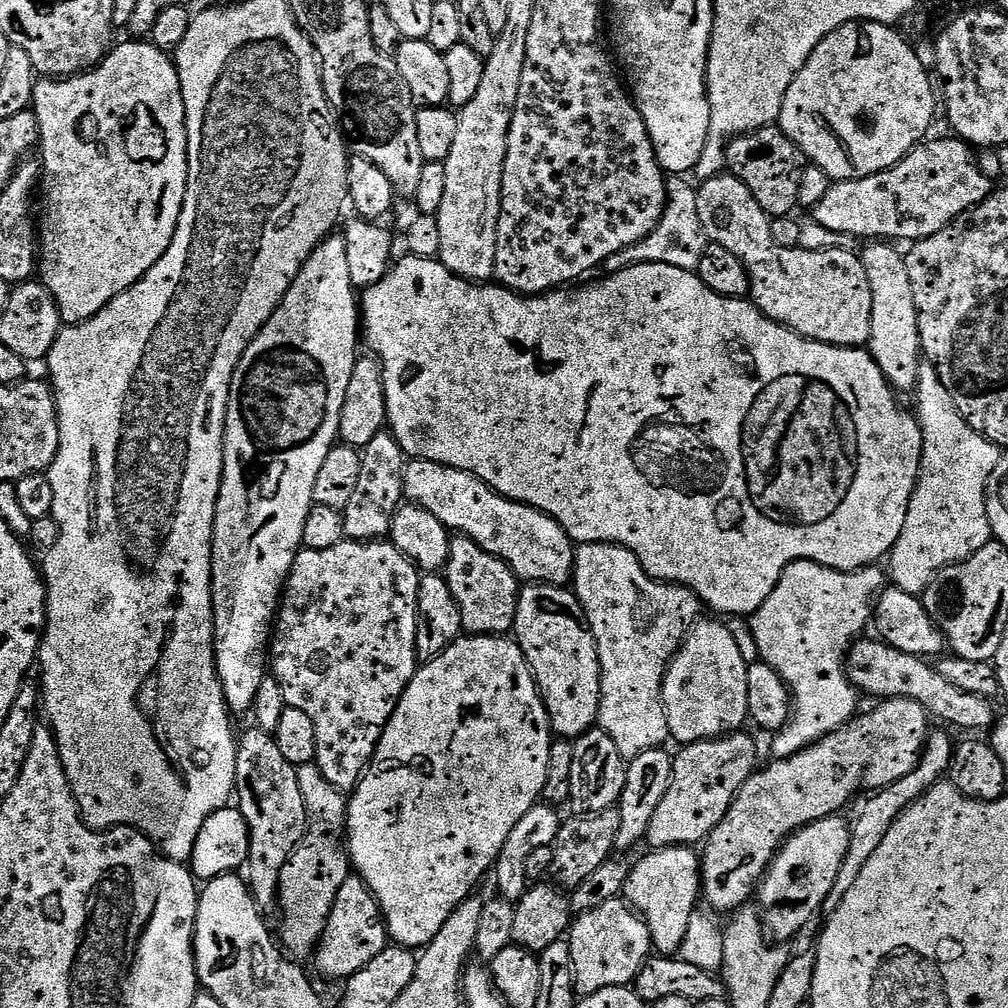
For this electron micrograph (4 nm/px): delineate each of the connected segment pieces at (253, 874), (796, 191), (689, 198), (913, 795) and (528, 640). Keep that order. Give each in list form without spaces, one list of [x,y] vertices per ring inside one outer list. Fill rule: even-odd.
[[[255,726],[241,735],[236,758],[236,802],[251,830],[250,854],[246,865],[248,885],[261,913],[277,911],[280,873],[308,832],[308,811],[298,783],[297,767],[286,762],[275,735]]]
[[[778,126],[759,128],[735,137],[726,148],[726,168],[737,176],[772,218],[788,218],[800,203],[802,174],[806,167],[804,151]]]
[[[669,177],[668,204],[658,227],[645,240],[630,248],[624,248],[618,255],[610,257],[605,266],[609,273],[617,272],[631,264],[664,264],[679,269],[697,271],[701,258],[709,246],[708,235],[698,215],[698,190],[688,184],[685,177]]]
[[[944,732],[929,733],[927,746],[924,747],[924,753],[915,770],[904,778],[900,778],[898,782],[892,783],[889,787],[877,791],[864,806],[858,825],[854,824],[852,829],[851,844],[847,850],[847,858],[843,860],[842,870],[838,874],[838,882],[836,883],[836,892],[843,894],[848,892],[857,882],[858,875],[862,874],[866,863],[873,857],[874,851],[882,844],[886,834],[889,833],[890,827],[900,817],[913,802],[922,797],[933,787],[939,783],[945,776],[946,772],[953,765],[953,757],[955,755],[955,745],[951,738]]]
[[[532,582],[521,587],[514,639],[536,675],[536,684],[540,687],[544,704],[548,707],[548,717],[552,720],[553,733],[560,738],[583,736],[597,723],[600,714],[600,655],[584,607],[575,591],[543,582]]]

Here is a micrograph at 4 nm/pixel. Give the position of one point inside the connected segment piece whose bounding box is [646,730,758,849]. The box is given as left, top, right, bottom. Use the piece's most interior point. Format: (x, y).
(705, 776)

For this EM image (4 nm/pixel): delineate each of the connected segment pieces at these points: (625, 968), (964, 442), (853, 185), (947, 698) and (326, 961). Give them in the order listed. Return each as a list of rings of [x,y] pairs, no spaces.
[[[617,898],[602,902],[596,909],[579,913],[570,925],[572,946],[572,969],[576,975],[576,990],[581,997],[607,988],[622,988],[631,985],[642,966],[653,955],[654,947],[647,922],[631,904]]]
[[[931,362],[920,364],[914,396],[924,431],[924,454],[906,526],[890,553],[890,580],[911,596],[920,596],[931,584],[933,587],[938,574],[948,565],[982,550],[993,539],[988,521],[988,483],[1002,452],[968,425]]]
[[[959,138],[932,139],[917,144],[893,168],[872,170],[857,175],[860,176],[857,180],[840,180],[837,184],[835,181],[826,198],[811,209],[811,219],[827,230],[852,235],[864,242],[915,242],[938,234],[938,230],[991,196],[994,185],[980,169],[973,145]]]
[[[861,639],[846,656],[848,679],[861,693],[869,692],[870,695],[876,696],[875,698],[905,696],[917,700],[935,719],[937,716],[938,719],[945,720],[956,728],[988,730],[995,725],[998,712],[992,709],[992,704],[986,697],[979,696],[976,692],[968,692],[967,687],[954,686],[954,682],[946,682],[946,678],[942,678],[939,667],[932,665],[931,668],[928,665],[931,663],[919,655],[889,648],[879,639],[876,639],[877,641],[868,639]]]
[[[348,875],[342,890],[338,890],[338,898],[328,915],[326,930],[320,936],[318,957],[321,974],[336,980],[347,980],[374,962],[374,958],[378,958],[378,954],[382,954],[382,950],[389,947],[389,944],[389,928],[375,893],[360,875]]]

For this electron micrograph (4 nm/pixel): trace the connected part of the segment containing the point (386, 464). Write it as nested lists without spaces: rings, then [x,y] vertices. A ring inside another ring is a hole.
[[[391,431],[374,434],[369,444],[360,453],[362,475],[358,478],[358,487],[343,510],[343,535],[350,540],[380,542],[391,537],[394,526],[394,514],[405,503],[404,475],[408,470],[409,455],[404,451]]]

